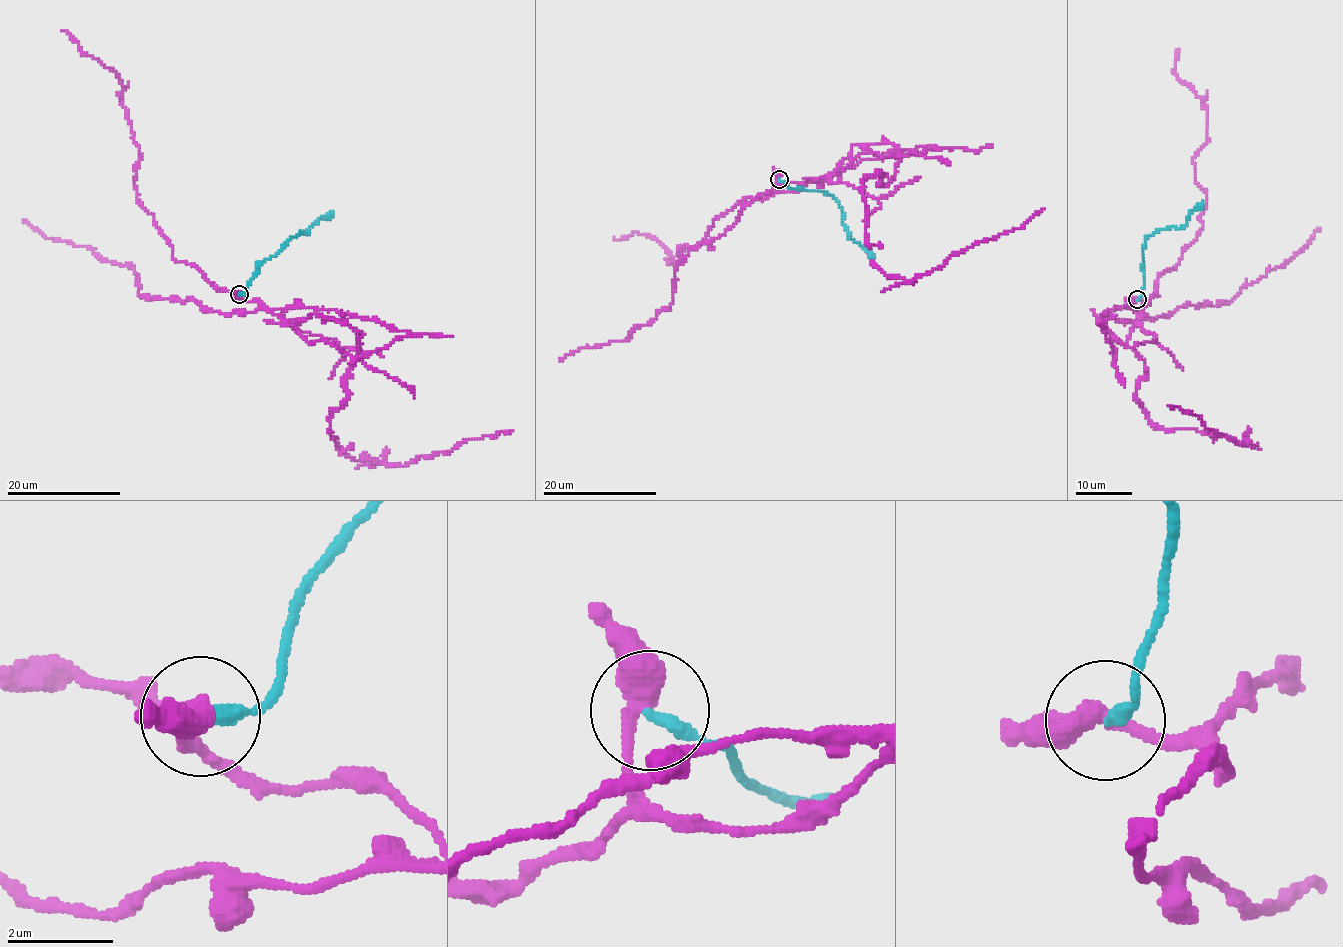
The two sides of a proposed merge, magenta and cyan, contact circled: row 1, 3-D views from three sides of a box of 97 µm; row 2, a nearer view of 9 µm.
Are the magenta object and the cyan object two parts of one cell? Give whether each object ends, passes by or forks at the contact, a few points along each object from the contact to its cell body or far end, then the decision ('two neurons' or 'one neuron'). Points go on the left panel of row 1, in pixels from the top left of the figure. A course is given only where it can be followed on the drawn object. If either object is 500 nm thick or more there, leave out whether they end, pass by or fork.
magenta passes by | cyan ends | magenta via (239, 294), (285, 321), (314, 314), (357, 332), (329, 428), (342, 451), (405, 465), (512, 431) | cyan via (239, 294), (246, 292), (265, 259), (286, 241), (301, 231), (307, 233), (322, 218), (333, 216) | two neurons

